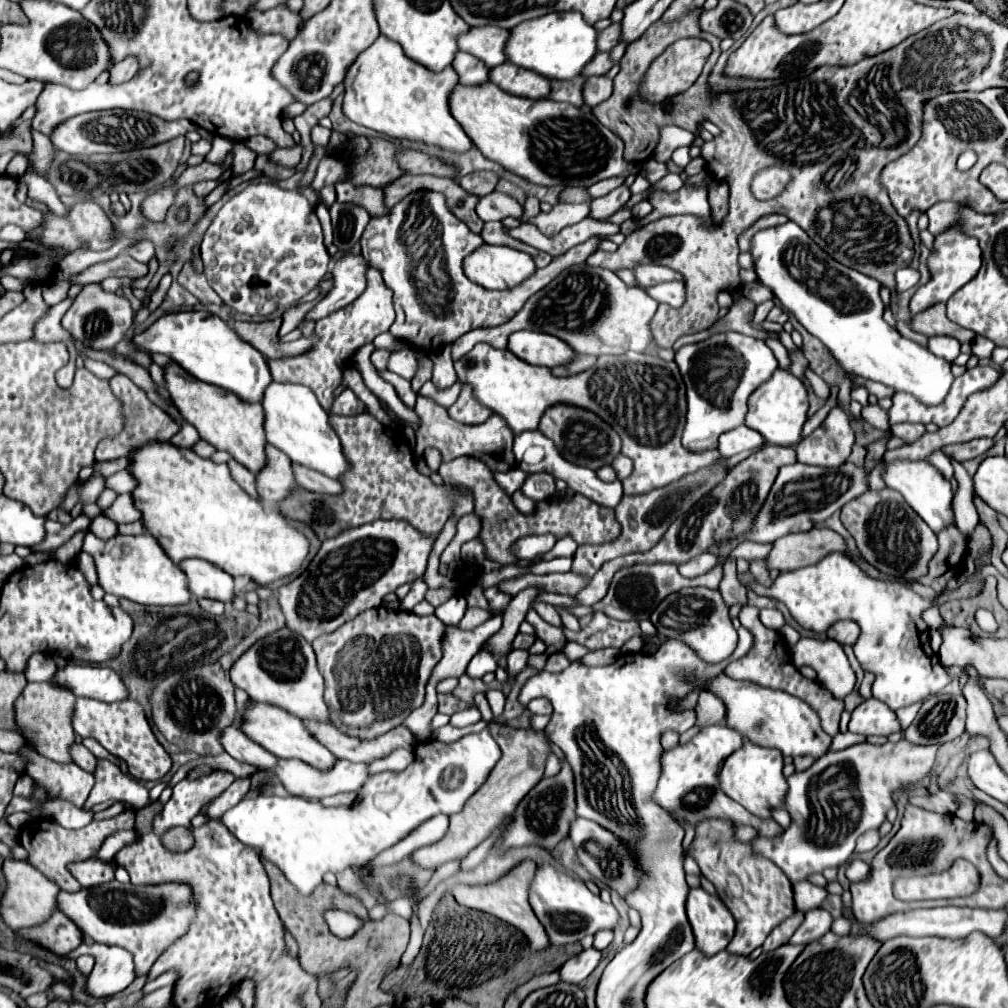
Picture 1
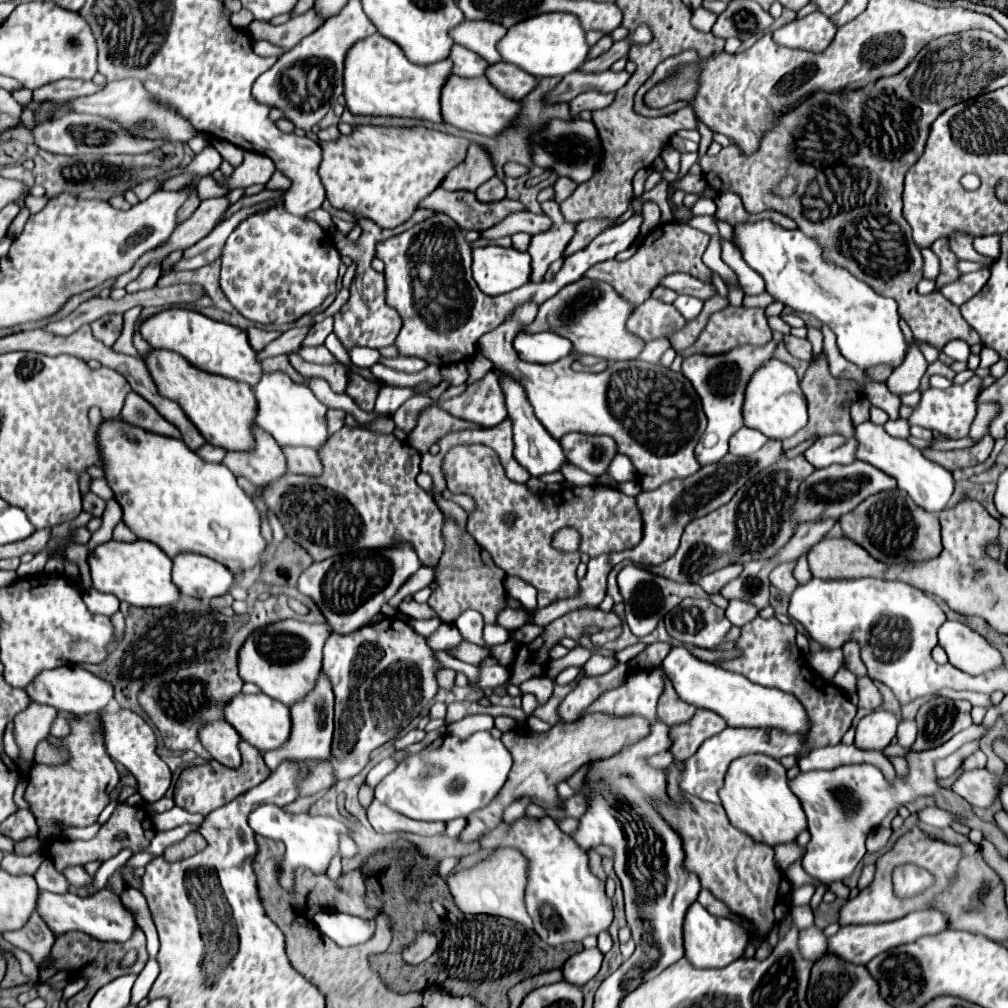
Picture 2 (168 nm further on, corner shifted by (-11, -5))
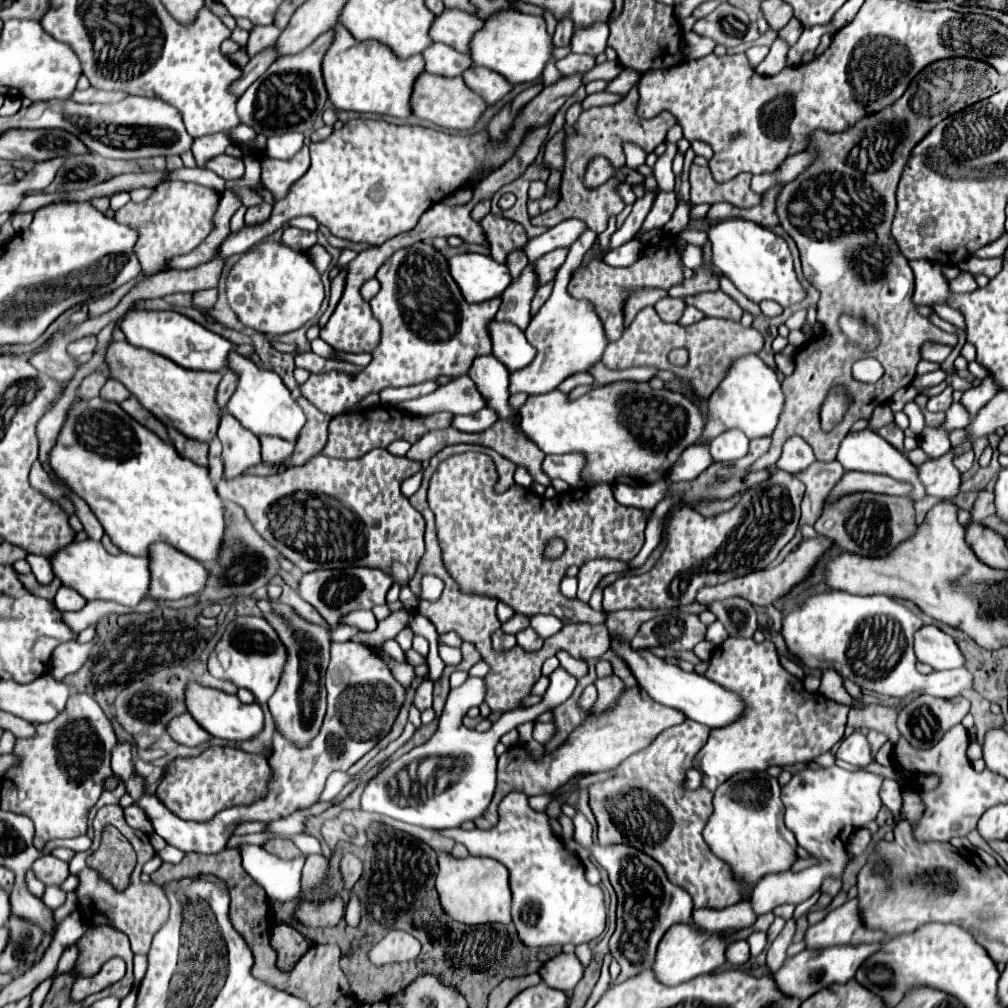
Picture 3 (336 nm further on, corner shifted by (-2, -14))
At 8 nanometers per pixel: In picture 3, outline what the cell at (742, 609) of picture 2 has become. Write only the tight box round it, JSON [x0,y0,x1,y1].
[705,622,727,648]

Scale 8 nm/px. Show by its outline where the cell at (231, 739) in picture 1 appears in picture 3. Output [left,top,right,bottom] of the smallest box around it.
[167,712,211,746]

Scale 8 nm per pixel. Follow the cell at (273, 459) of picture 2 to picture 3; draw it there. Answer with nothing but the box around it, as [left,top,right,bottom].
[217,412,261,478]

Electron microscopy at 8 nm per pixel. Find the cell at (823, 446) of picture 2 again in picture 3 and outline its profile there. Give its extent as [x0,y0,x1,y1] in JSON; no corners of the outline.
[777,436,815,474]

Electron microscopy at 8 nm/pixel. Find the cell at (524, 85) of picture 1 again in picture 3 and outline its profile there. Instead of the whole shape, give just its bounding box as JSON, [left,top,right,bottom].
[463,66,511,104]

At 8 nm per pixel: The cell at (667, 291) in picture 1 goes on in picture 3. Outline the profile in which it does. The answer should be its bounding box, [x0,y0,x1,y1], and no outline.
[679,306,705,324]

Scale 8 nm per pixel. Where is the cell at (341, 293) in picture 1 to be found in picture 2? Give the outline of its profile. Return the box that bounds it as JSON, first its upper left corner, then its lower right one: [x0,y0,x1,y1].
[258,327,312,359]

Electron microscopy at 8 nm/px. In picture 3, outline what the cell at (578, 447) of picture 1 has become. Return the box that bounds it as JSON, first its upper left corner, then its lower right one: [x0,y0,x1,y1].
[543,454,583,486]

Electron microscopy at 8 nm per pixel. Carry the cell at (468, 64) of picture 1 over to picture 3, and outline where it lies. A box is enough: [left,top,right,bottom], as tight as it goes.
[421,42,473,76]

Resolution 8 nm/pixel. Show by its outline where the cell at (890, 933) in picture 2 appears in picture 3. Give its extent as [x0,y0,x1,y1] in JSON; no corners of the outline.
[773,944,881,1002]

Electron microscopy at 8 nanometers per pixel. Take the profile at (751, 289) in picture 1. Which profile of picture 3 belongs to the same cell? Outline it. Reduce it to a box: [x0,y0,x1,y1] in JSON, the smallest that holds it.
[685,290,743,322]

